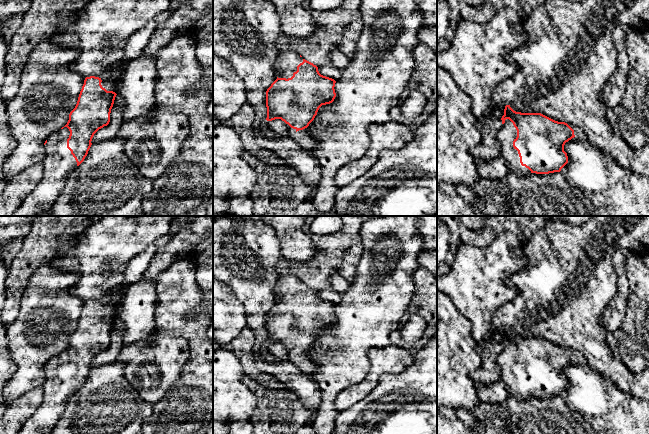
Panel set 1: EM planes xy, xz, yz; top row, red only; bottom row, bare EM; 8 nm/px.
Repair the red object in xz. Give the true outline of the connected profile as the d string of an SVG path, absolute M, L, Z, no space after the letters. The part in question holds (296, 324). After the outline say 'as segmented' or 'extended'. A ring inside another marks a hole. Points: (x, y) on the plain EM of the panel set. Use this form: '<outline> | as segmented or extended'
M281 275L275 284L277 303L266 315L267 345L281 343L297 356L302 372L314 373L318 366L307 352L322 329L330 328L336 321L332 302L319 297L318 291L292 275Z | extended

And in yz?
M506 329L501 342L502 351L497 358L500 378L507 386L507 393L520 399L560 396L568 387L564 375L566 366L575 361L574 354L565 346L555 345L541 337L521 337Z | extended

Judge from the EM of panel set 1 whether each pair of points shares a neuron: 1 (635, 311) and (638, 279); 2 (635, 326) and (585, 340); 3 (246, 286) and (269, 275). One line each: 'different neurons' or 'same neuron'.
1: different neurons
2: different neurons
3: same neuron

